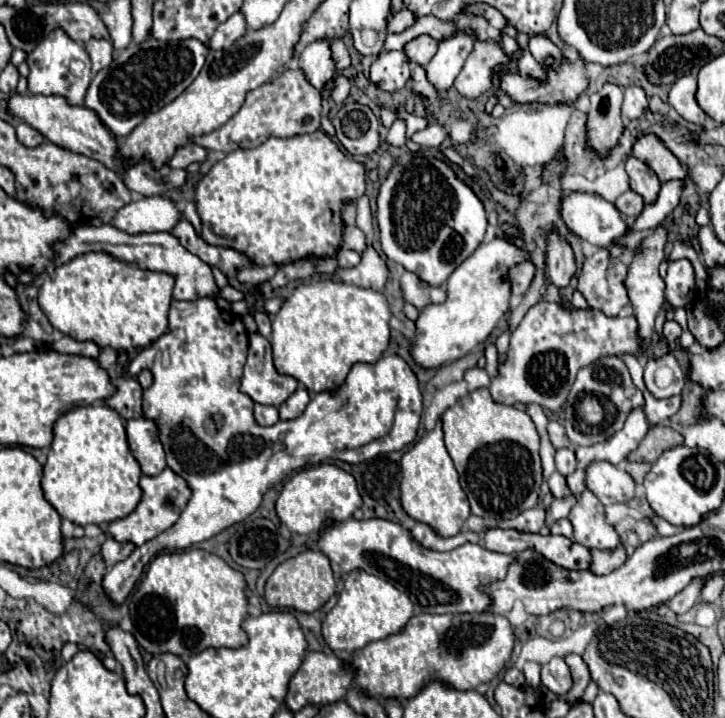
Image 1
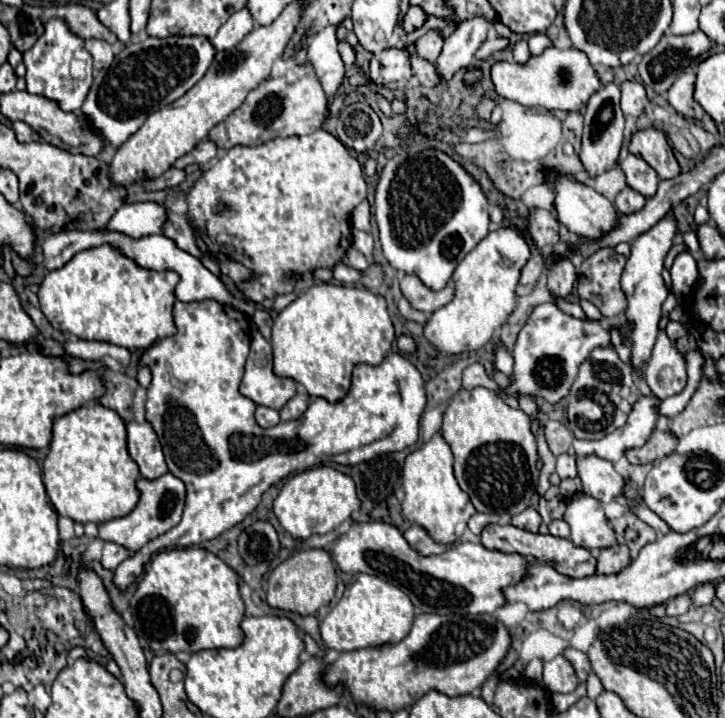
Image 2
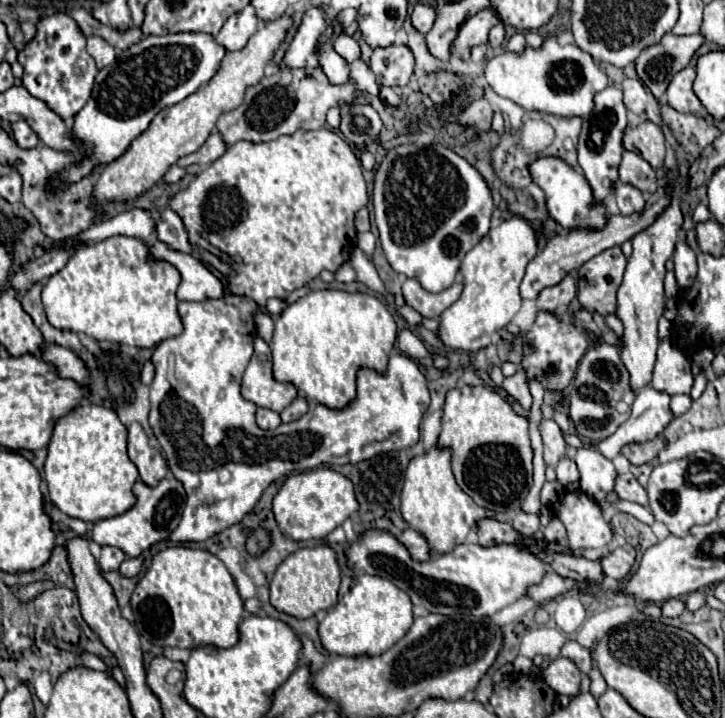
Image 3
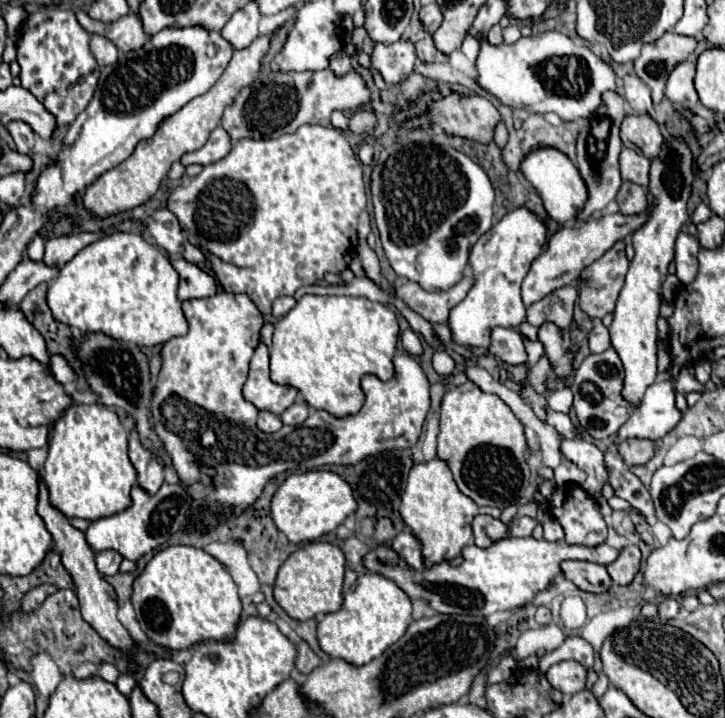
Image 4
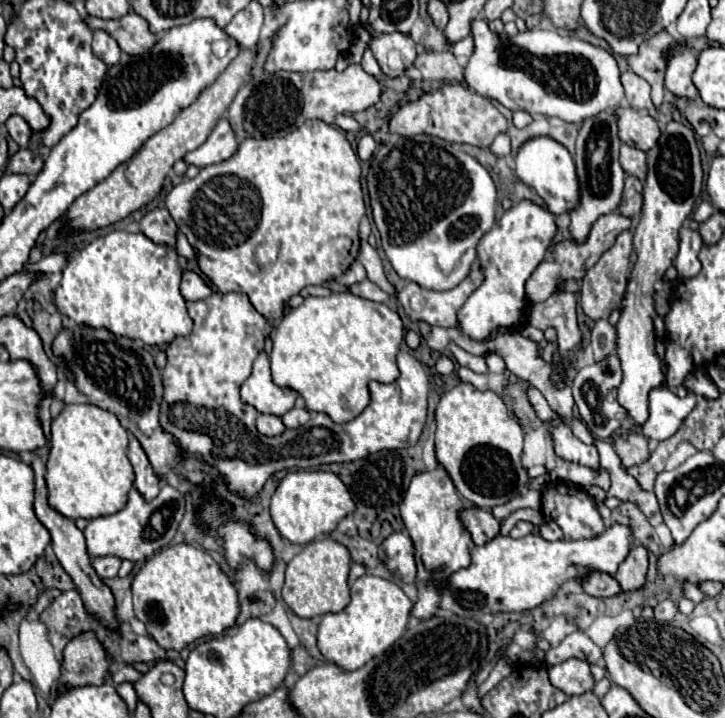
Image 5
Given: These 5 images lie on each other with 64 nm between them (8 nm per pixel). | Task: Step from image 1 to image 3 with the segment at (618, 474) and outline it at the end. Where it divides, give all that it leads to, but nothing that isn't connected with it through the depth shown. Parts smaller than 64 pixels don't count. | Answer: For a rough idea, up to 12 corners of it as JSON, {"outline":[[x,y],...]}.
{"outline":[[574,448],[580,490],[604,500],[614,464],[596,448]]}

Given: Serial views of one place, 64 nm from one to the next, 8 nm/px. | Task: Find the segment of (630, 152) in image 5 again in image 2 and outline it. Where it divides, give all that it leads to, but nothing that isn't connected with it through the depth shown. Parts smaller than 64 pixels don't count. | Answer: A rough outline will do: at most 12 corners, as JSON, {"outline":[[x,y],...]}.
{"outline":[[626,154],[620,168],[626,184],[654,196],[658,174],[640,156]]}

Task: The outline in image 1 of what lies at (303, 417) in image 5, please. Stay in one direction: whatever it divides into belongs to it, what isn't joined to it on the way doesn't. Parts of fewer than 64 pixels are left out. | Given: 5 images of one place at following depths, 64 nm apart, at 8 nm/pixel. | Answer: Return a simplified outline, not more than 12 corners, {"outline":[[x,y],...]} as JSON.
{"outline":[[298,390],[278,408],[282,420],[304,412],[310,394]]}

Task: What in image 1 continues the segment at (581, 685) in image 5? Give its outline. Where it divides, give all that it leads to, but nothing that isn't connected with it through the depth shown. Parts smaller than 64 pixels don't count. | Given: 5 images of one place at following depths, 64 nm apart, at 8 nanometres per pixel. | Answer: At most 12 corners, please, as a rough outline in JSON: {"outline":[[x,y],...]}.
{"outline":[[562,658],[542,664],[542,684],[558,696],[572,688]]}

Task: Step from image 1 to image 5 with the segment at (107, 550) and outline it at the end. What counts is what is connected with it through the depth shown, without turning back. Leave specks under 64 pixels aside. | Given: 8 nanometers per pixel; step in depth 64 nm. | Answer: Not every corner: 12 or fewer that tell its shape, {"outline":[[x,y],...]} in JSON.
{"outline":[[116,556],[92,560],[102,580],[118,574],[122,560]]}

